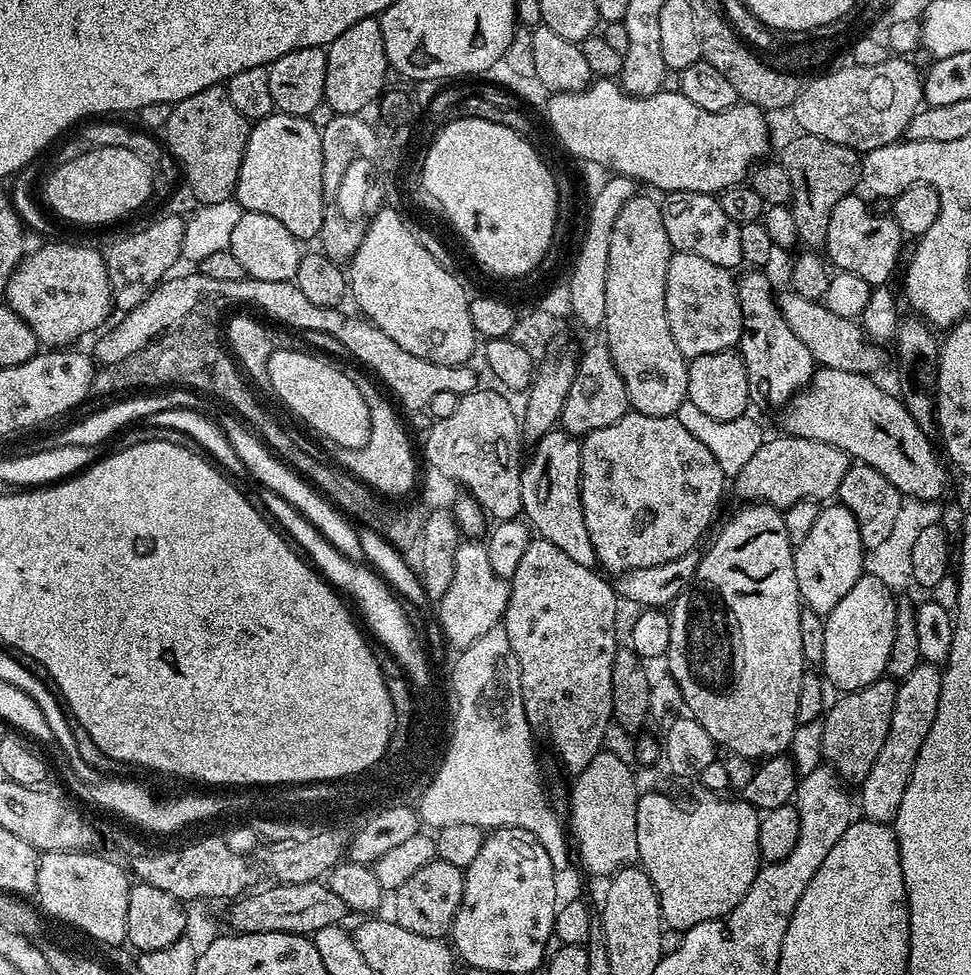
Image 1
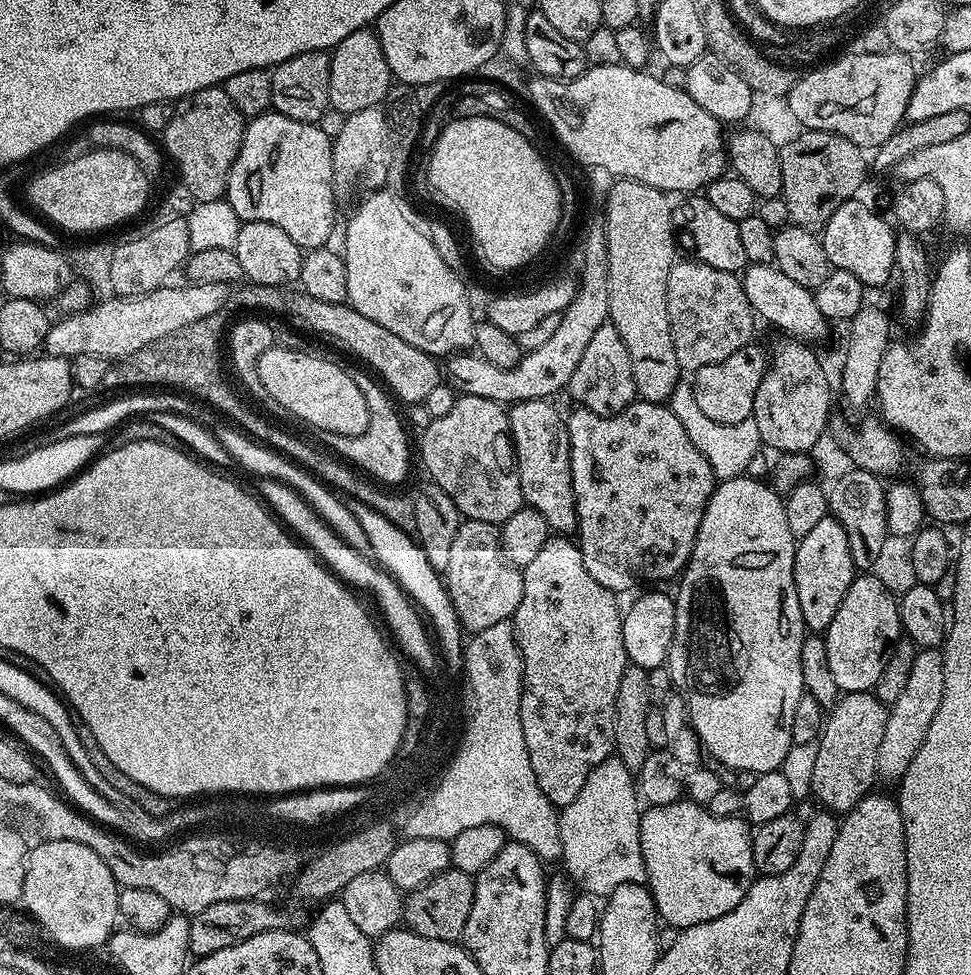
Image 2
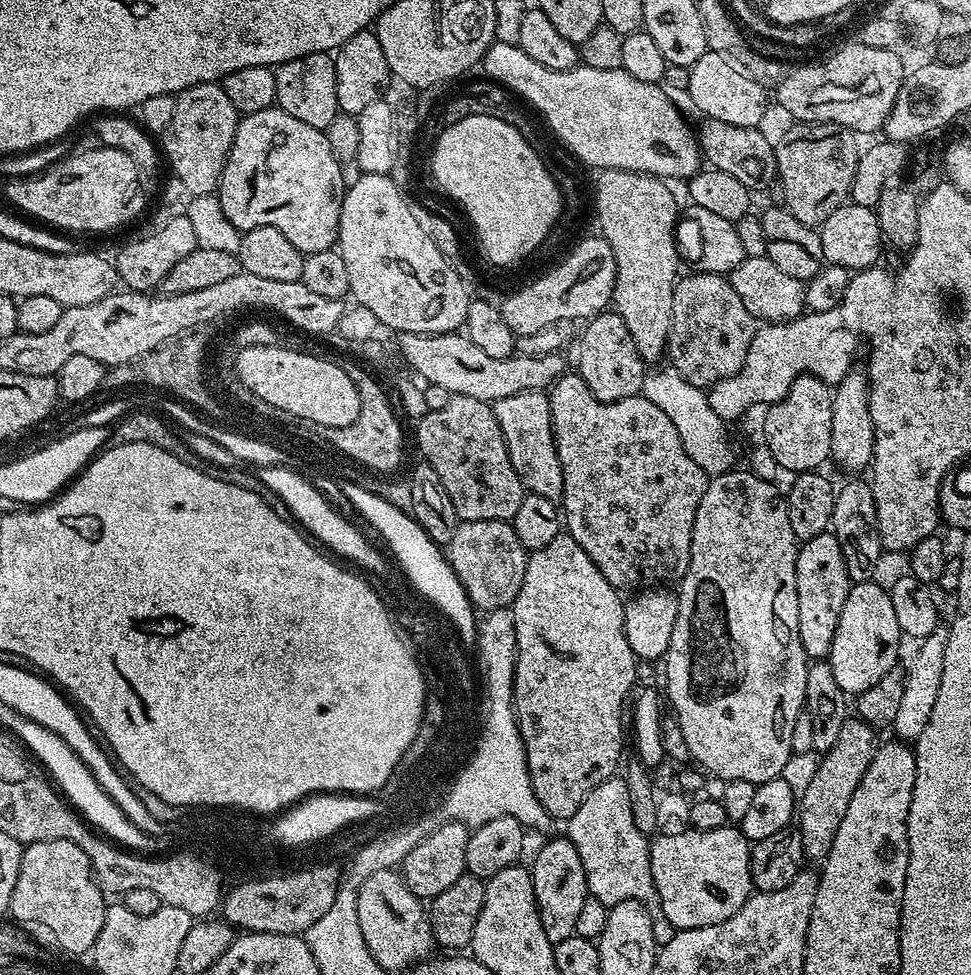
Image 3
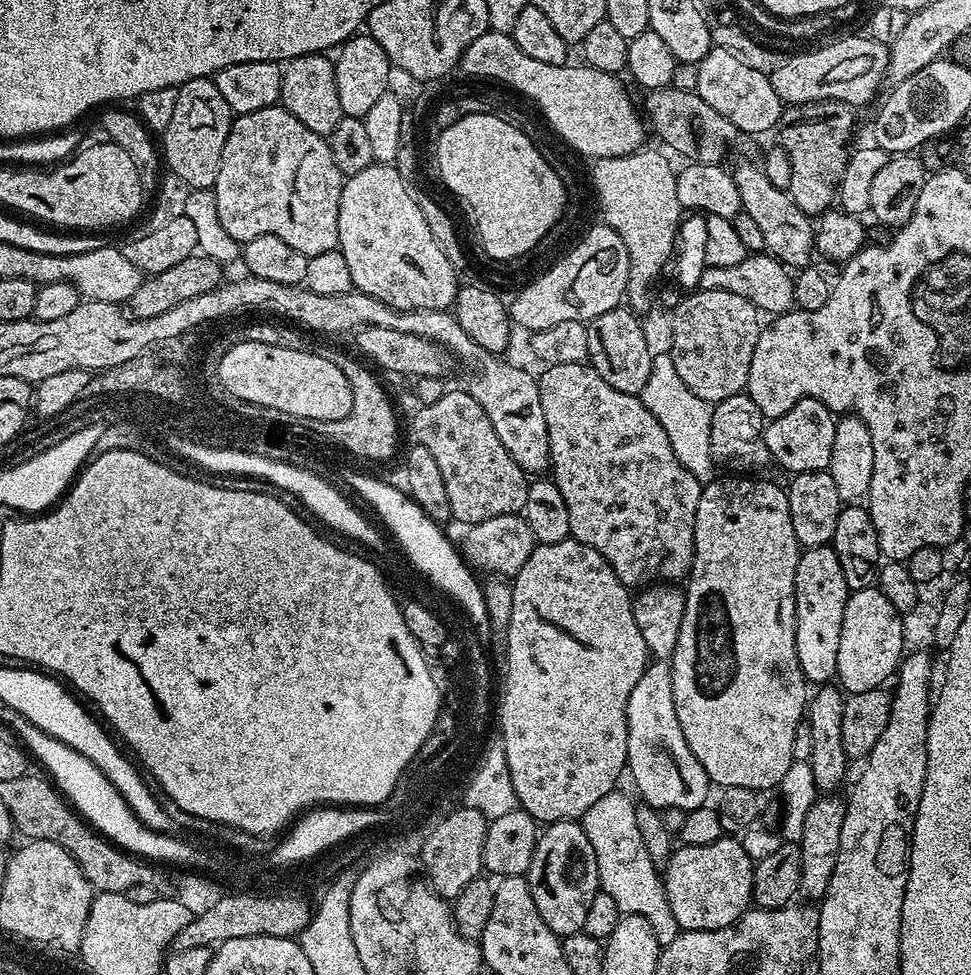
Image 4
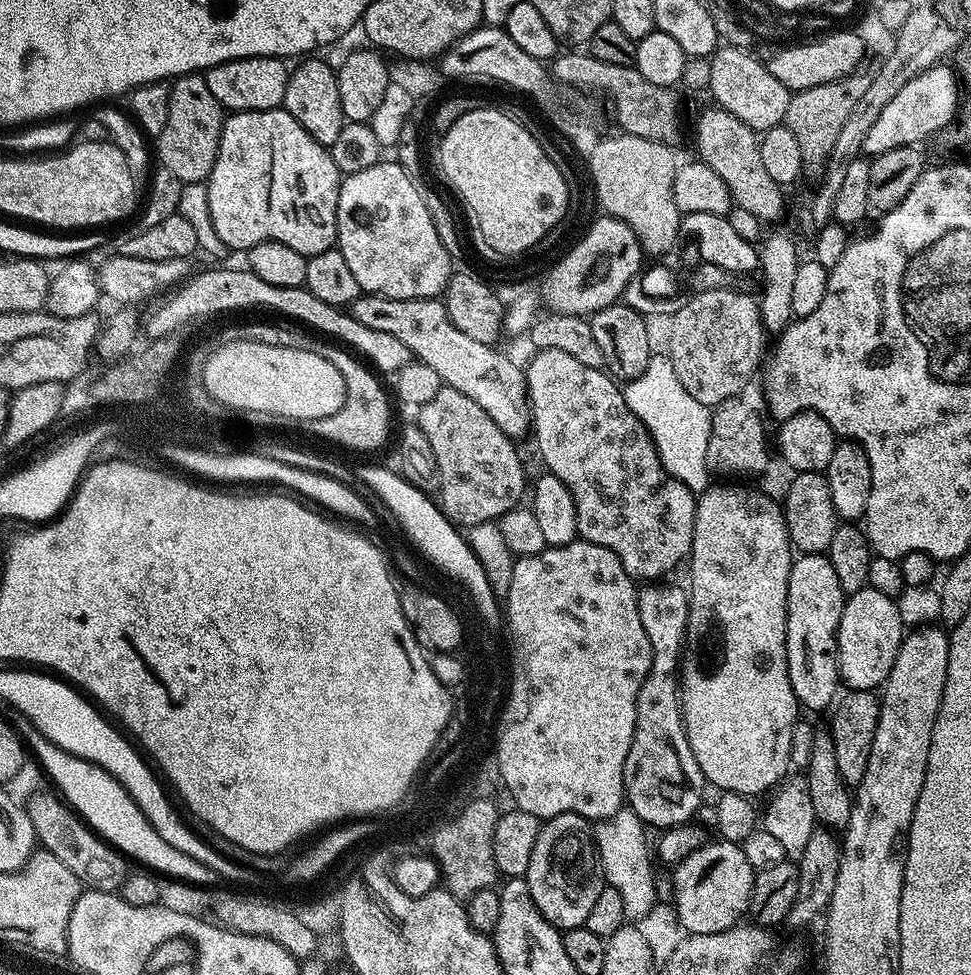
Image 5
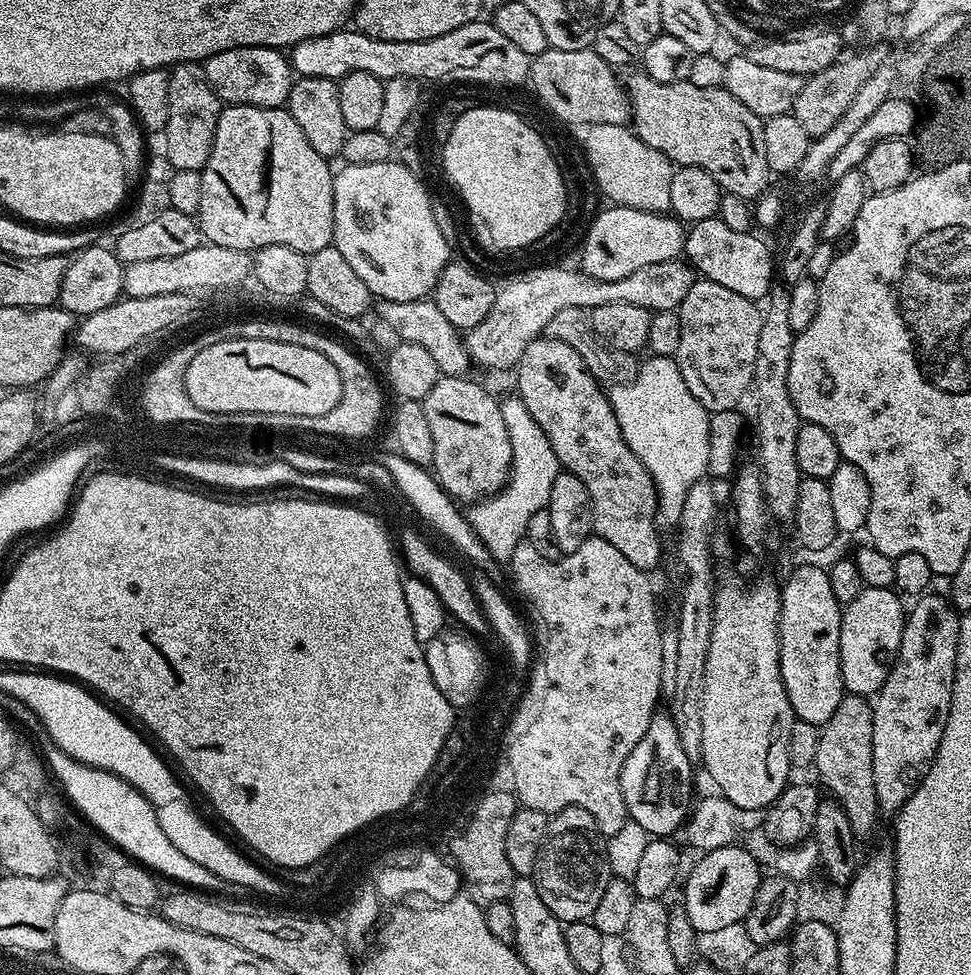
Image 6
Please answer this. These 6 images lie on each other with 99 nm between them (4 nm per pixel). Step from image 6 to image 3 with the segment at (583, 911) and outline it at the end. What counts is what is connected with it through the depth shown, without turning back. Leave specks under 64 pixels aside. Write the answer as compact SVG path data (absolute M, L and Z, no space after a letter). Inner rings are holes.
M560 838L537 850L536 857L530 863L530 871L534 882L534 898L540 908L542 930L546 930L546 938L550 938L555 946L576 935L578 913L582 911L589 896L586 870L582 870L582 858L578 858L578 850L574 850L574 846L566 838Z

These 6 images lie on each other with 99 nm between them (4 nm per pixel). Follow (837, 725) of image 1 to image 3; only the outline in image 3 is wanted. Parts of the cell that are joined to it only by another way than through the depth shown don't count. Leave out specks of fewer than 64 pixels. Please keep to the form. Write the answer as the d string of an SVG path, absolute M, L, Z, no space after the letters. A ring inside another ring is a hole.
M848 719L842 726L842 734L838 734L838 742L834 742L834 746L823 753L810 786L798 798L798 830L802 834L804 854L809 861L820 862L827 856L834 842L834 834L838 834L838 826L850 806L850 798L854 798L854 790L858 790L862 774L866 774L866 766L870 766L874 758L878 747L876 736L877 729L865 720Z

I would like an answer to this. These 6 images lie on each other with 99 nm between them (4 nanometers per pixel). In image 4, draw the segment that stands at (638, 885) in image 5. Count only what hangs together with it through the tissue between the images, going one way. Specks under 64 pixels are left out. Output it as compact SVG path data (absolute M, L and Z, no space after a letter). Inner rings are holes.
M614 790L606 794L606 798L598 798L598 802L594 802L594 806L590 806L582 817L586 838L590 838L590 846L594 846L594 854L598 858L600 891L614 898L623 915L646 918L654 930L654 938L658 938L661 948L665 948L682 930L674 918L674 910L670 910L661 873L656 872L654 862L646 854L645 844L638 834L635 818L637 805L620 791Z

